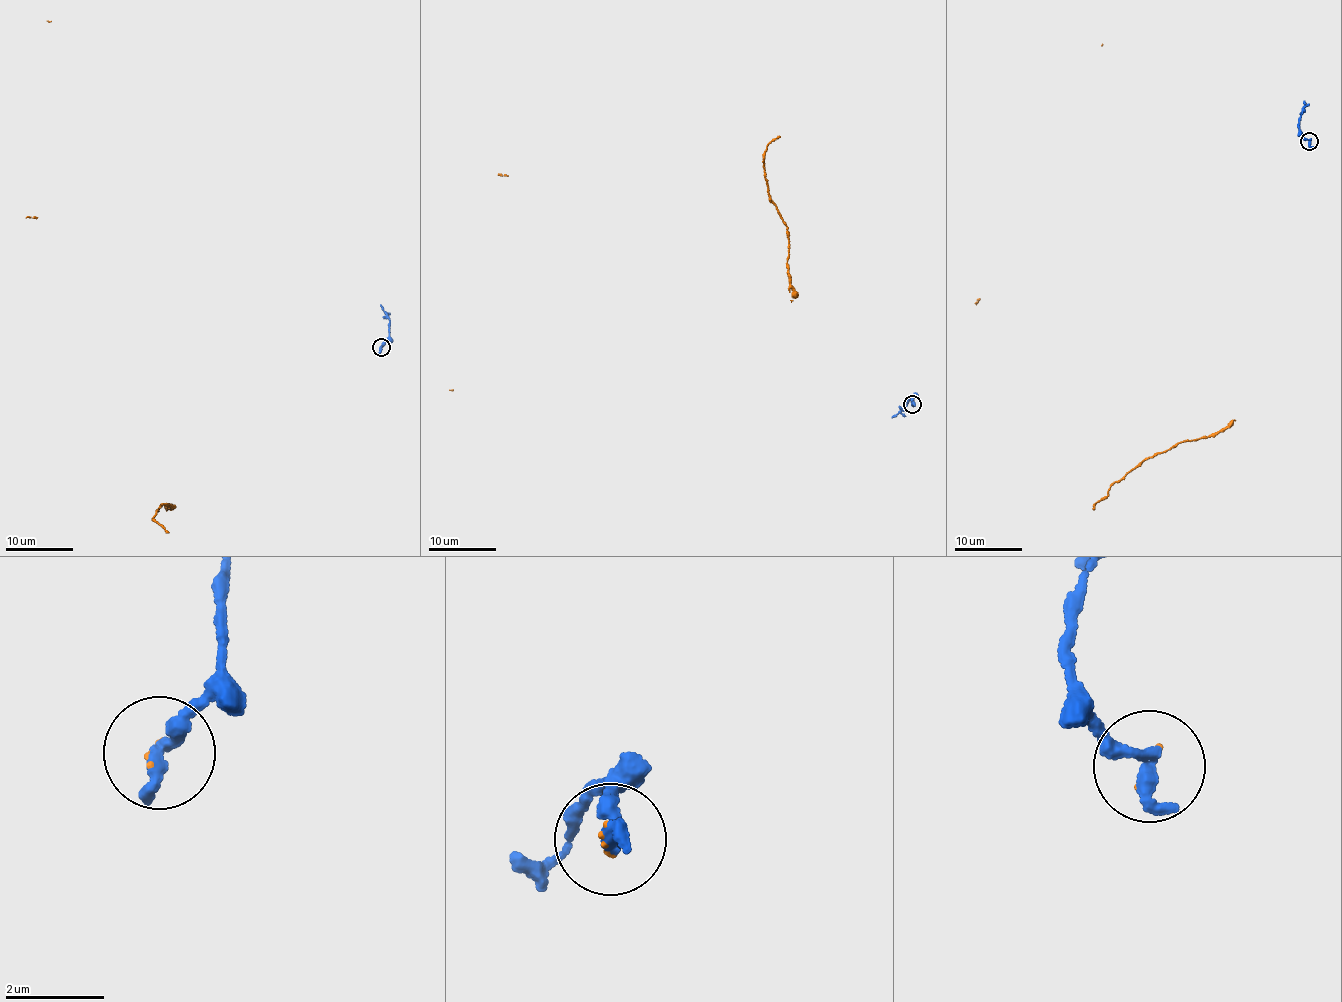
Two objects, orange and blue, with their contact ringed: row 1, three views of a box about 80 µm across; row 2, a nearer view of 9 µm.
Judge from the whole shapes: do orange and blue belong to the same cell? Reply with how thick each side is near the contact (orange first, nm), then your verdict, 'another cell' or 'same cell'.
50 nm thick on the orange side, 400 nm on the other; another cell

